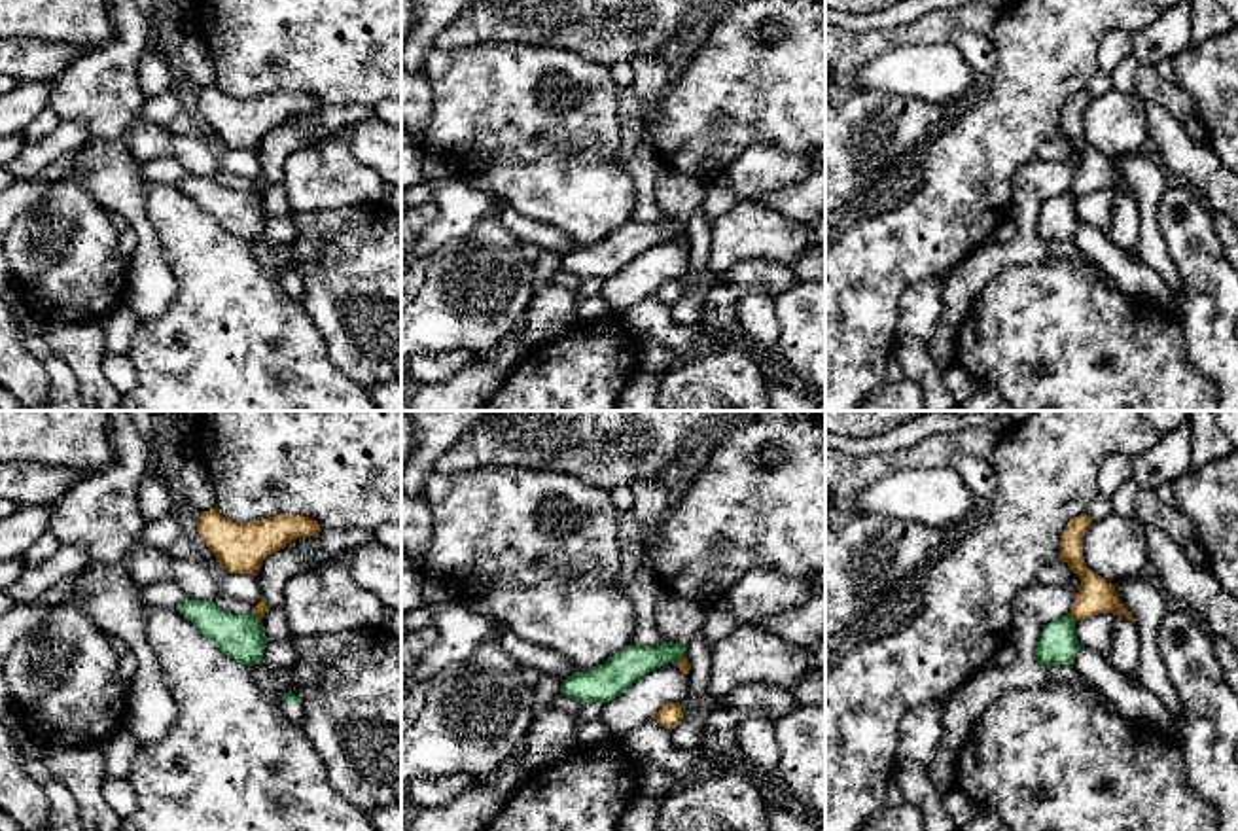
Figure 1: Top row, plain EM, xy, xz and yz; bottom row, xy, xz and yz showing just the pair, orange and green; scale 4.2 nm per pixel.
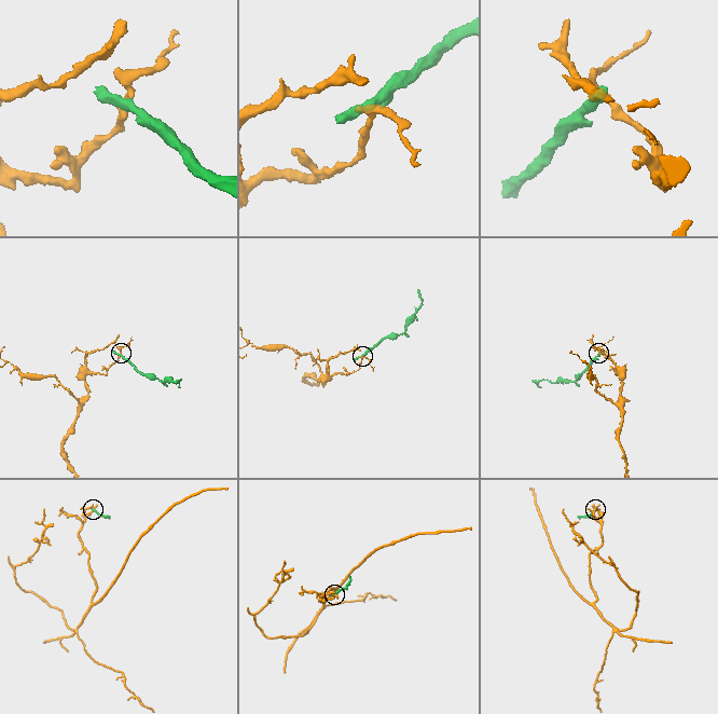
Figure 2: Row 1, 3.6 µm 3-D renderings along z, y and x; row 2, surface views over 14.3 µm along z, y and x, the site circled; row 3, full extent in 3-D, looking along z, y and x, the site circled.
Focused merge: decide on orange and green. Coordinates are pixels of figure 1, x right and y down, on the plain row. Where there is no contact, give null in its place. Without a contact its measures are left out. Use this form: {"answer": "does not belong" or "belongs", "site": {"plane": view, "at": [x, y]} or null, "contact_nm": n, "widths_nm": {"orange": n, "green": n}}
{"answer": "does not belong", "site": {"plane": "yz", "at": [1072, 192]}, "contact_nm": 50, "widths_nm": {"orange": 150, "green": 170}}

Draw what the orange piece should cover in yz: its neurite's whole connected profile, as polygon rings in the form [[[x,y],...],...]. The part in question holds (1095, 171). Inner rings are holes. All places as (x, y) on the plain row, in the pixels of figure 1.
[[[1087,89],[1075,93],[1064,104],[1060,112],[1060,134],[1071,144],[1073,150],[1079,151],[1081,161],[1079,168],[1071,180],[1070,191],[1079,197],[1102,187],[1109,187],[1113,191],[1123,191],[1132,195],[1132,189],[1123,184],[1115,161],[1107,159],[1104,153],[1087,144],[1083,133],[1083,114],[1090,104],[1092,97]]]

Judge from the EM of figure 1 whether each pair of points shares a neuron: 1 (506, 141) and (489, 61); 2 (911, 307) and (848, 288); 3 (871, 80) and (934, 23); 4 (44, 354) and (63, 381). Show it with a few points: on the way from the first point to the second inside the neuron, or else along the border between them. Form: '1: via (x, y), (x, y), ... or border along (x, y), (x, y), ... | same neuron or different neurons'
1: via (504, 122), (504, 106), (489, 91), (489, 80) | same neuron
2: border along (934, 275), (913, 282), (901, 296), (898, 332) | different neurons
3: border along (949, 40), (894, 46), (867, 63) | different neurons
4: via (50, 360), (61, 375) | same neuron

